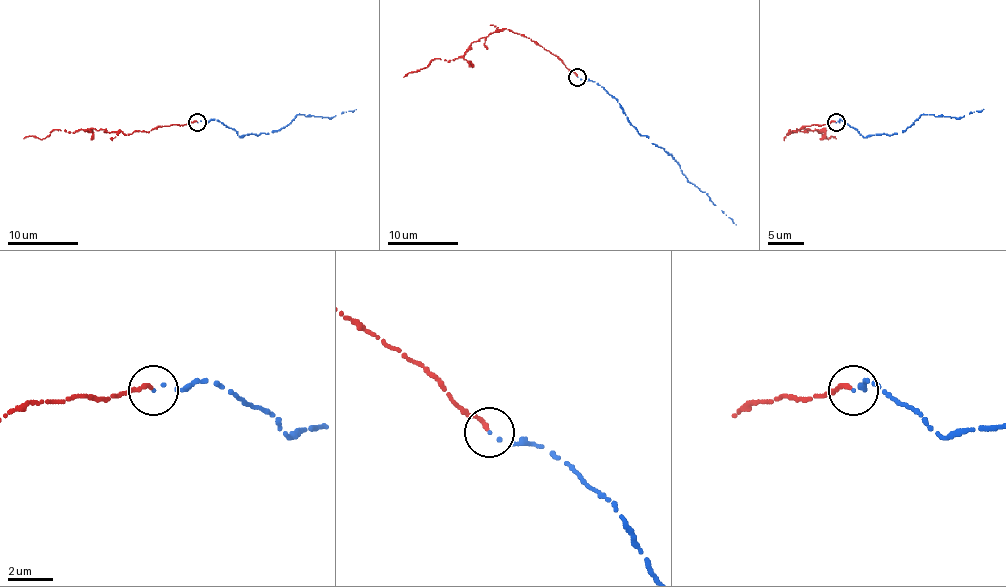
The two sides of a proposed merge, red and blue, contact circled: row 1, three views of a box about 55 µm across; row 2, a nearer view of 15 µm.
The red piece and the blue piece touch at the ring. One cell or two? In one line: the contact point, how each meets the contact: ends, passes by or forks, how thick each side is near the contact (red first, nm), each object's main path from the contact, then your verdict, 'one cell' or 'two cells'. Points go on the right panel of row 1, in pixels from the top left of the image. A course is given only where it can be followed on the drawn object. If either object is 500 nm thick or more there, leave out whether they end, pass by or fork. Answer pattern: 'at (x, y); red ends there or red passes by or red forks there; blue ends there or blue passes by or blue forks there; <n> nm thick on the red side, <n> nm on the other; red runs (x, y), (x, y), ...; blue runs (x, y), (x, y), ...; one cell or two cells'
at (836, 122); red ends there; blue ends there; 190 nm thick on the red side, 110 nm on the other; red runs (834, 121), (813, 125), (787, 135), (801, 128), (820, 132), (817, 130), (827, 139), (831, 135), (836, 139); blue runs (836, 123), (842, 119), (865, 137), (891, 135), (910, 126), (923, 114), (962, 117), (983, 109); one cell

